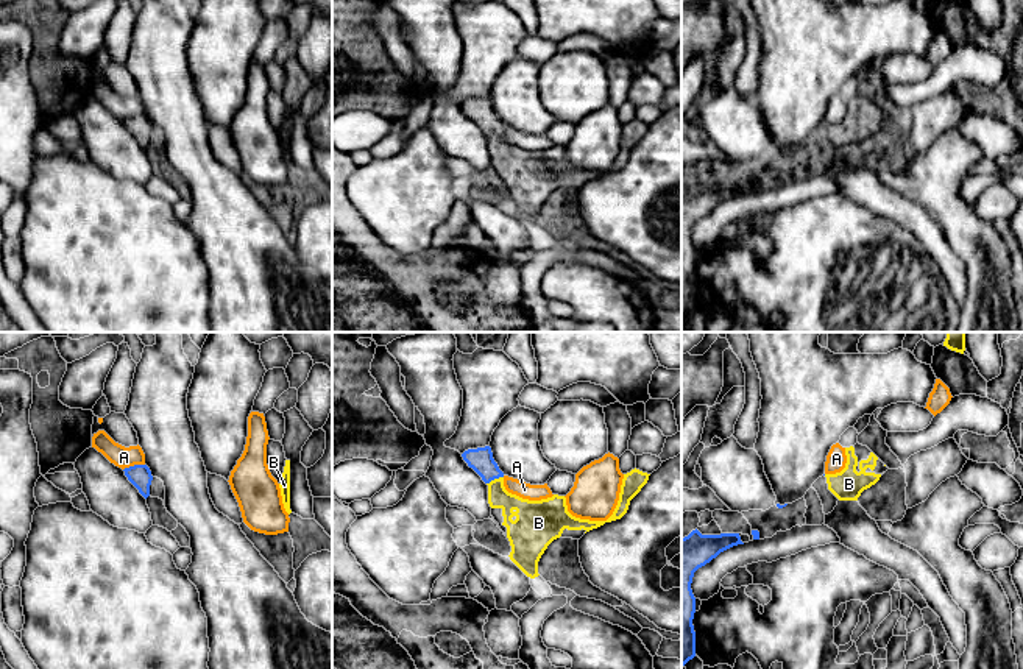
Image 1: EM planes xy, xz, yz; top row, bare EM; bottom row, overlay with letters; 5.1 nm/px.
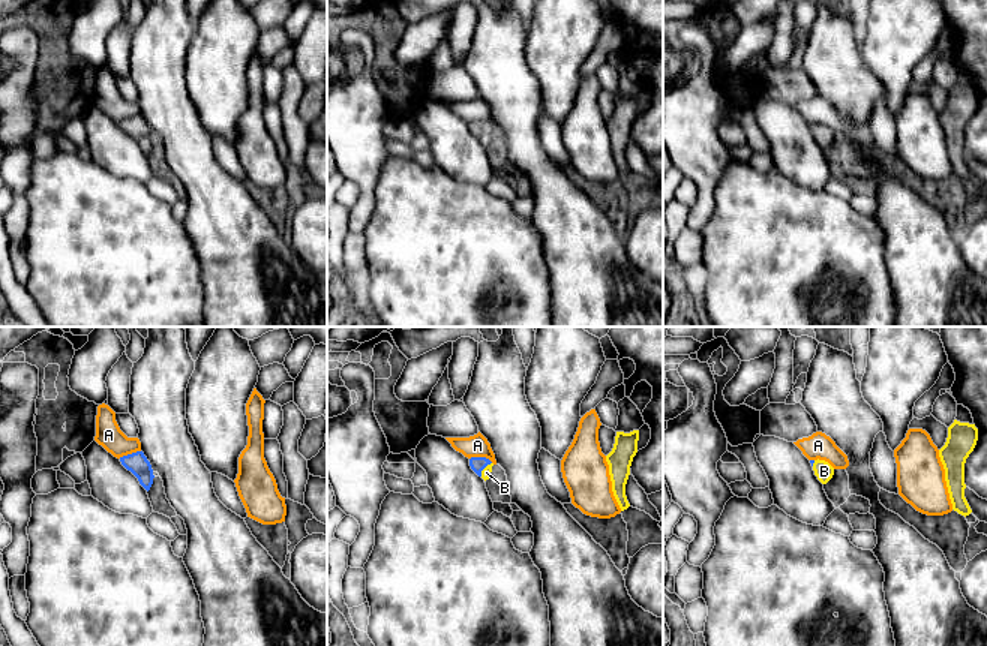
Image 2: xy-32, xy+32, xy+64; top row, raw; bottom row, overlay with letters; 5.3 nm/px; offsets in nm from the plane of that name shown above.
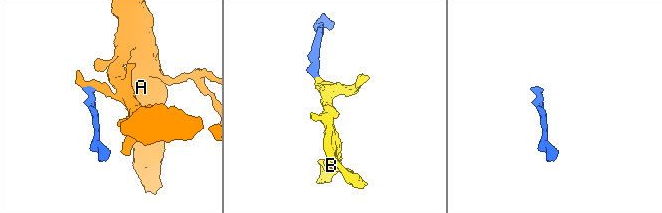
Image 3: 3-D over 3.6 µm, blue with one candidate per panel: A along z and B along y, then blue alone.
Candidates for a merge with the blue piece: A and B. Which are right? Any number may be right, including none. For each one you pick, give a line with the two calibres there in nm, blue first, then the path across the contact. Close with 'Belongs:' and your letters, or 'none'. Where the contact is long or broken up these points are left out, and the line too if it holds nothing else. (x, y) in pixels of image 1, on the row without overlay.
B: 120 nm thick on the blue side, 130 nm on the other; runs through xz (481, 111), (495, 128), (495, 138), (527, 164)
Belongs: B

